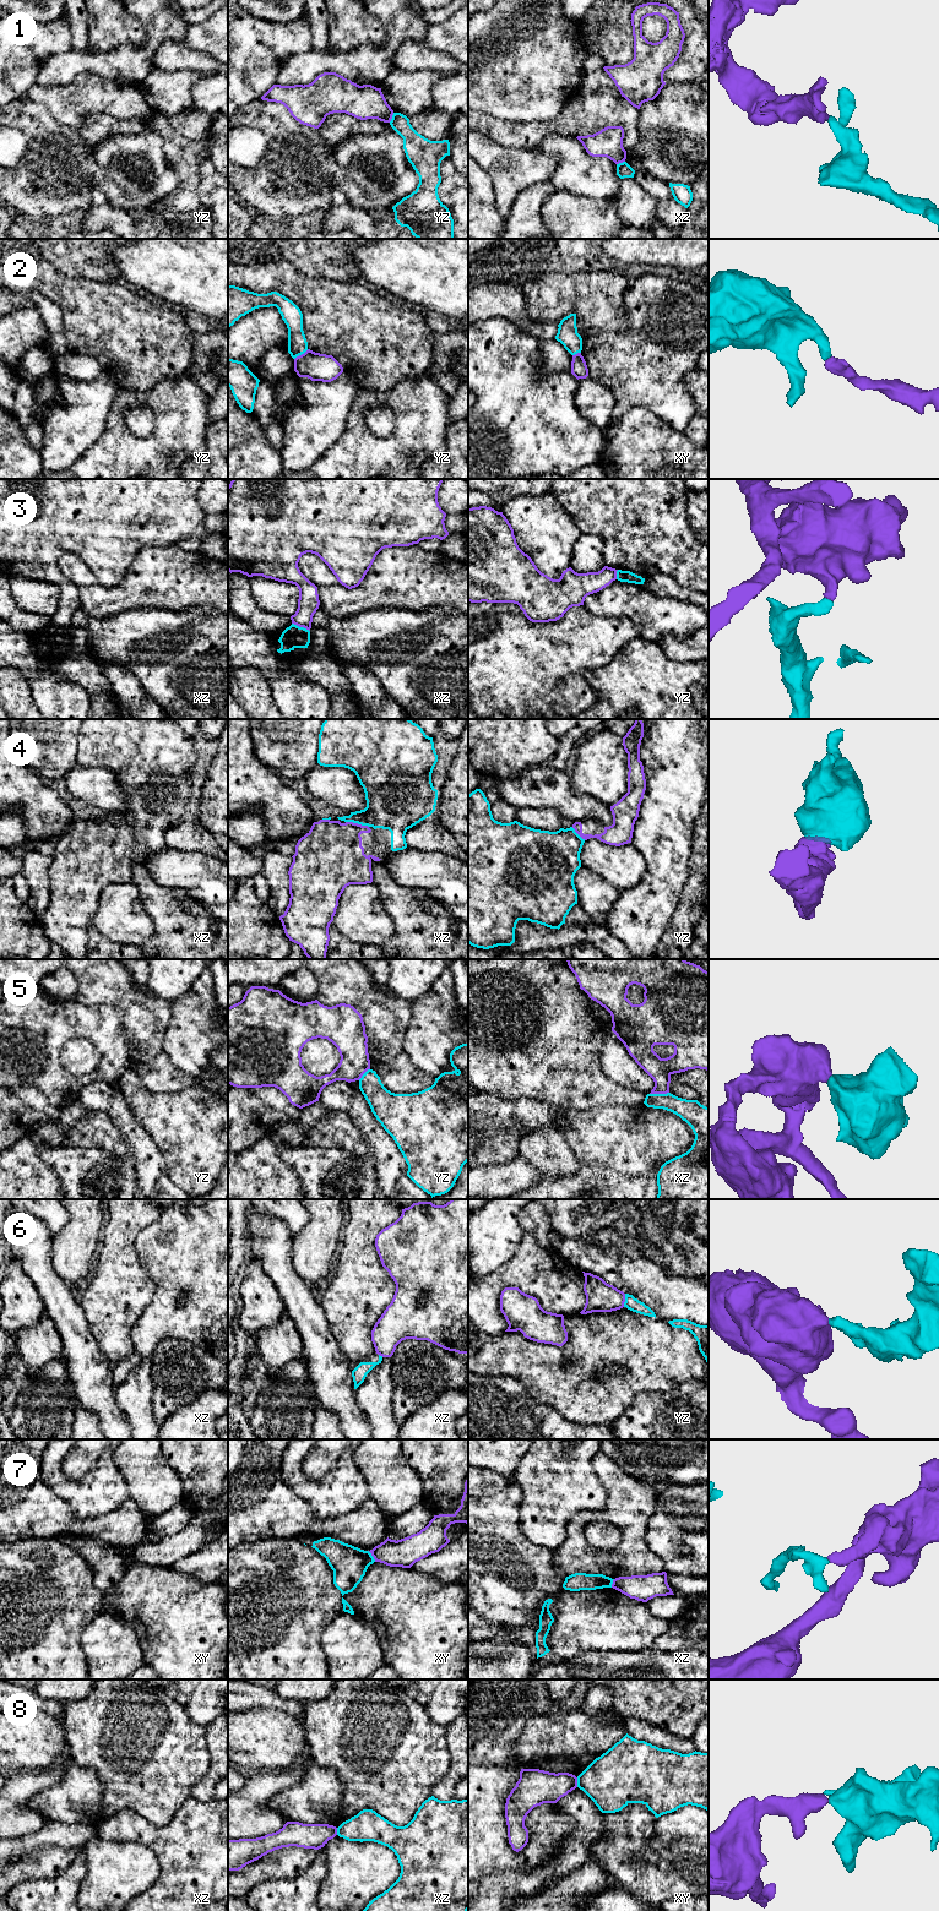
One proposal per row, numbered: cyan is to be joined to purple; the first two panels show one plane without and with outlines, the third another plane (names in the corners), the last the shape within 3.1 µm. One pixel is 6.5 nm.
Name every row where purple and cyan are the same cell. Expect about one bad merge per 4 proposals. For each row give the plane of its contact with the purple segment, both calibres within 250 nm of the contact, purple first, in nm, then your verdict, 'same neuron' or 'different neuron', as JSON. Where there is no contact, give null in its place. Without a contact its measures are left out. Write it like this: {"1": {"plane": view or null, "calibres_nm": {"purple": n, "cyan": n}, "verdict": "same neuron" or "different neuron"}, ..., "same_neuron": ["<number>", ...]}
{"1": {"plane": "yz", "calibres_nm": {"purple": 220, "cyan": 160}, "verdict": "different neuron"}, "2": {"plane": "yz", "calibres_nm": {"purple": 180, "cyan": 130}, "verdict": "different neuron"}, "3": {"plane": "xz", "calibres_nm": {"purple": 140, "cyan": 150}, "verdict": "different neuron"}, "4": {"plane": "xz", "calibres_nm": {"purple": 400, "cyan": 320}, "verdict": "same neuron"}, "5": {"plane": "xz", "calibres_nm": {"purple": 160, "cyan": 160}, "verdict": "different neuron"}, "6": {"plane": "yz", "calibres_nm": {"purple": 190, "cyan": 90}, "verdict": "different neuron"}, "7": {"plane": "xy", "calibres_nm": {"purple": 190, "cyan": 240}, "verdict": "different neuron"}, "8": {"plane": "xy", "calibres_nm": {"purple": 220, "cyan": 360}, "verdict": "different neuron"}, "same_neuron": ["4"]}

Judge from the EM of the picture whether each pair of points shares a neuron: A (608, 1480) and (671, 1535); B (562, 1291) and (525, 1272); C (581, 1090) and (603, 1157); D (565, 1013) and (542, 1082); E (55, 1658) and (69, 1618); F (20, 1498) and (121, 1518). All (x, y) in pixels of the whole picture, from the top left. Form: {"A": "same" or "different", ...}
{"A": "different", "B": "same", "C": "different", "D": "same", "E": "same", "F": "same"}

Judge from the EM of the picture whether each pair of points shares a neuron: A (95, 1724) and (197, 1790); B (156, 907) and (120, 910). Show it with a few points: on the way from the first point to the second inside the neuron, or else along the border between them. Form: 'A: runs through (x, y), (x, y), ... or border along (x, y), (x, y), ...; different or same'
A: border along (209, 1762), (209, 1769), (191, 1787), (191, 1795); different
B: border along (131, 882), (152, 920), (151, 936); different

